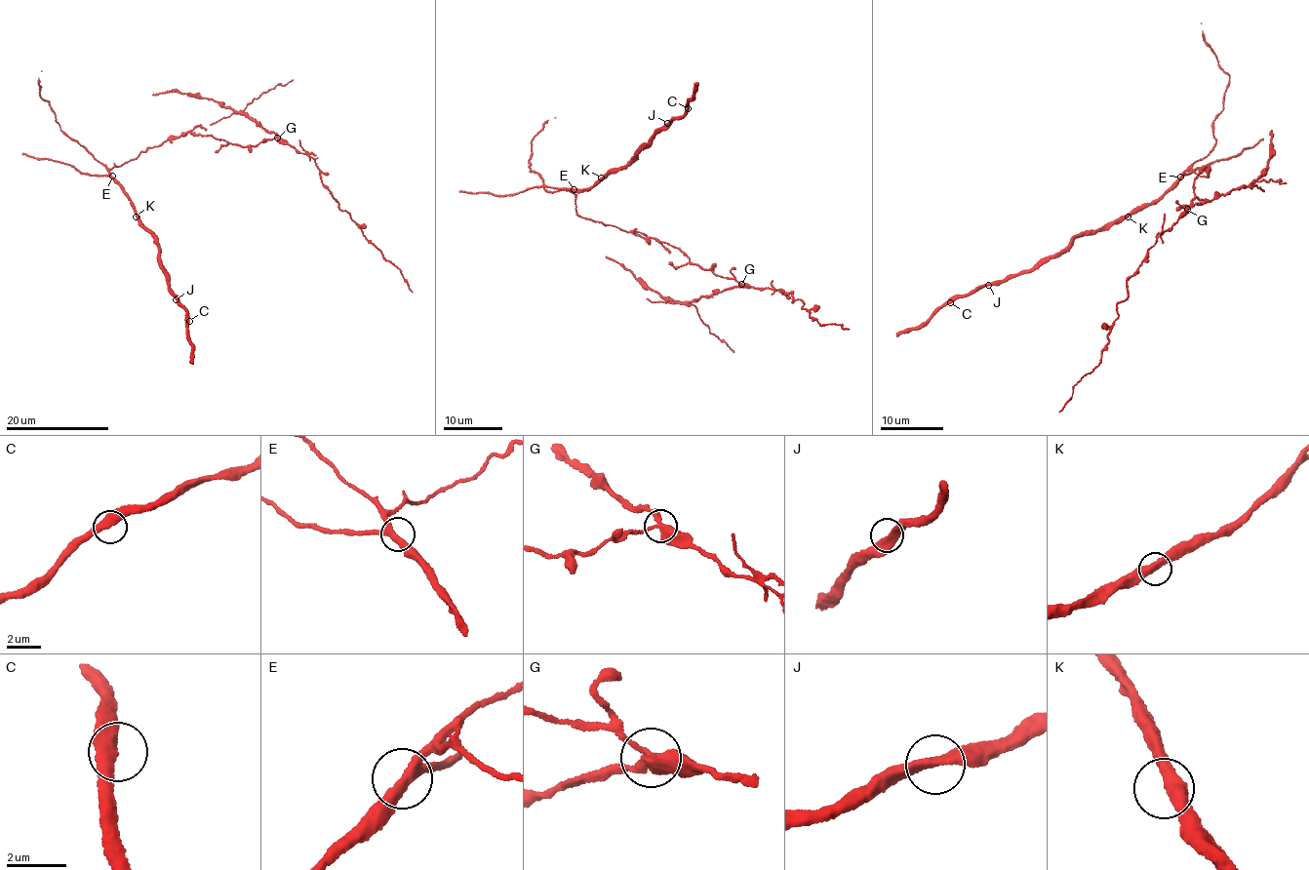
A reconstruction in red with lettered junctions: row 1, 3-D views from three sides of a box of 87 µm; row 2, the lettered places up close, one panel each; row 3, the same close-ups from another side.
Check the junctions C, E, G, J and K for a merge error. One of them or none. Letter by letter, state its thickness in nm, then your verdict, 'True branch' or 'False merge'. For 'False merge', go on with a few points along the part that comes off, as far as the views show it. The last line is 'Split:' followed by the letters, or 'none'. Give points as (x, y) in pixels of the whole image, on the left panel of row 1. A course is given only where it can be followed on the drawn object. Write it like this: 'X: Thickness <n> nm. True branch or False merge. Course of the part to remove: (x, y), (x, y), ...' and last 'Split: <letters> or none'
C: Thickness 480 nm. True branch
E: Thickness 320 nm. True branch
G: Thickness 360 nm. False merge. Course of the part to remove: (278, 138), (286, 139), (297, 150), (310, 154), (339, 209), (345, 212), (385, 259), (399, 267), (412, 293)
J: Thickness 400 nm. True branch
K: Thickness 440 nm. True branch
Split: G

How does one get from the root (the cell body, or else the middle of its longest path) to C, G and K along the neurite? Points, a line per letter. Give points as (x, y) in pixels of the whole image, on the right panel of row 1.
C: (1208, 169), (1207, 177), (1186, 171), (1151, 203), (1112, 224), (1085, 230), (1031, 268), (980, 285), (950, 302)
G: (1208, 169), (1203, 168), (1193, 179), (1194, 198), (1188, 208), (1184, 208), (1187, 210)
K: (1208, 169), (1207, 177), (1193, 171), (1186, 171), (1155, 200), (1142, 205), (1128, 217)

